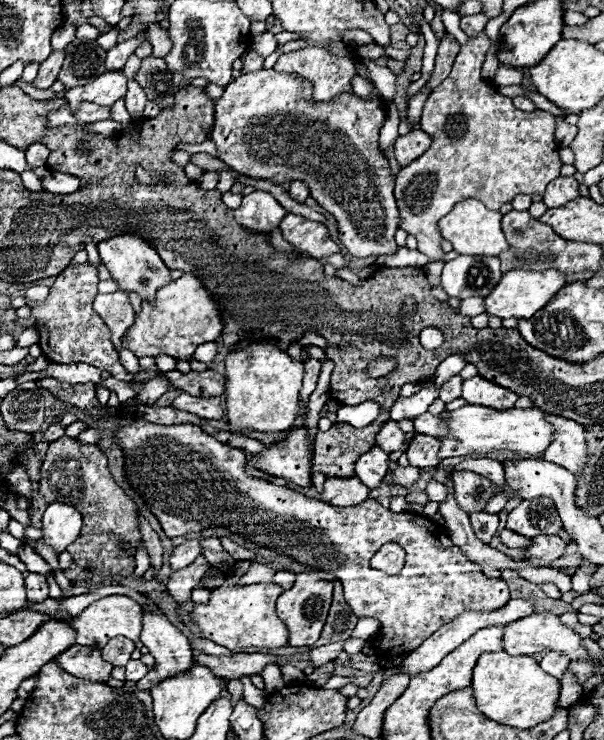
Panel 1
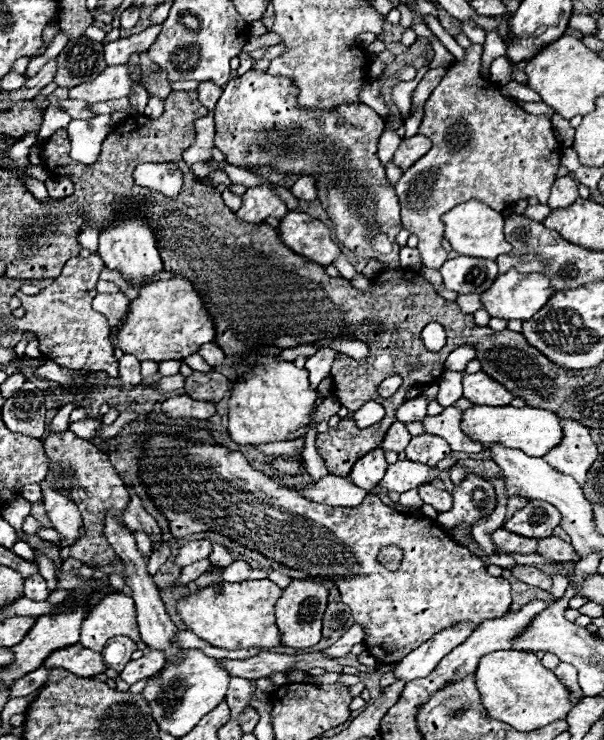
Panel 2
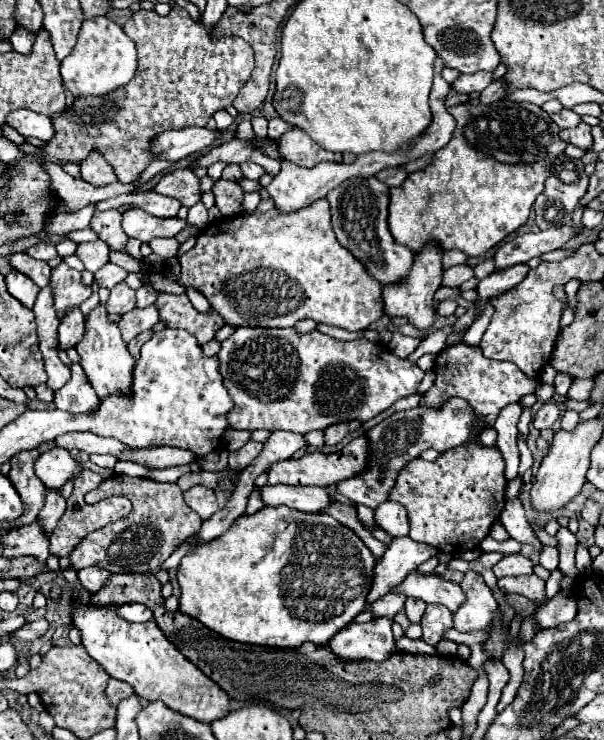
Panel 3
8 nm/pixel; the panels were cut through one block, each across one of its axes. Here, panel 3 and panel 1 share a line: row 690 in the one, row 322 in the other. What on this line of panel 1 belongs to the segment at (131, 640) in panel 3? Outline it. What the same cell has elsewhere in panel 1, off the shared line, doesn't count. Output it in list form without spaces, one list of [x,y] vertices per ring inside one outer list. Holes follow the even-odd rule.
[[[184,274],[178,280],[172,280],[156,294],[156,306],[150,302],[142,302],[142,312],[136,316],[134,324],[128,330],[126,346],[142,356],[158,356],[170,354],[178,360],[190,360],[194,350],[200,344],[214,342],[224,330],[222,312],[212,292],[208,292],[202,280],[194,274]]]

